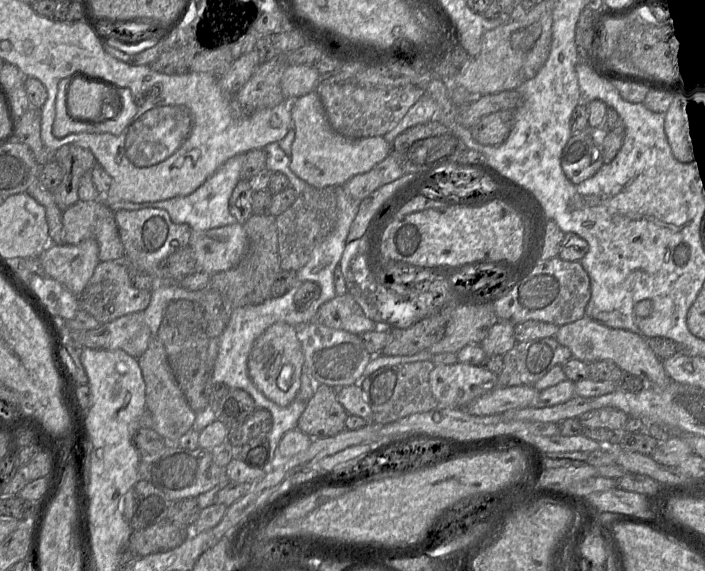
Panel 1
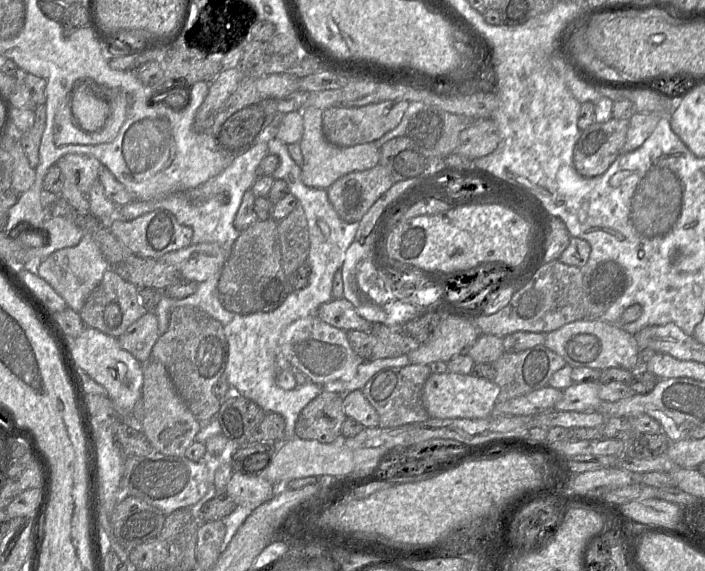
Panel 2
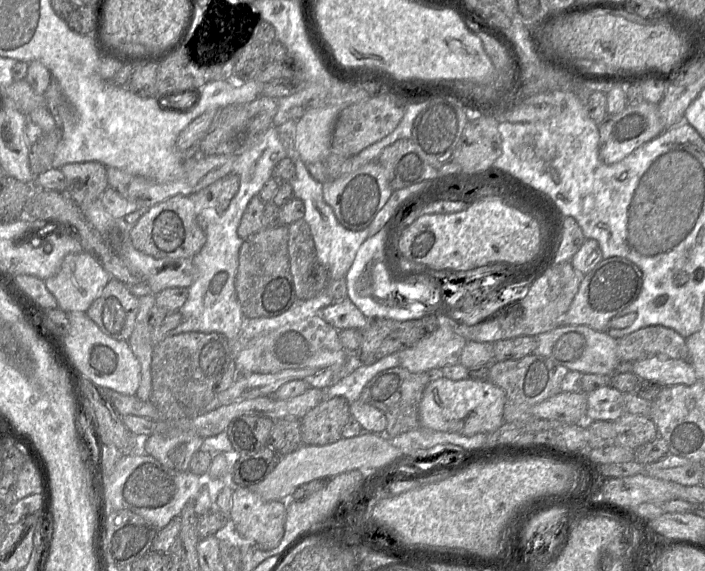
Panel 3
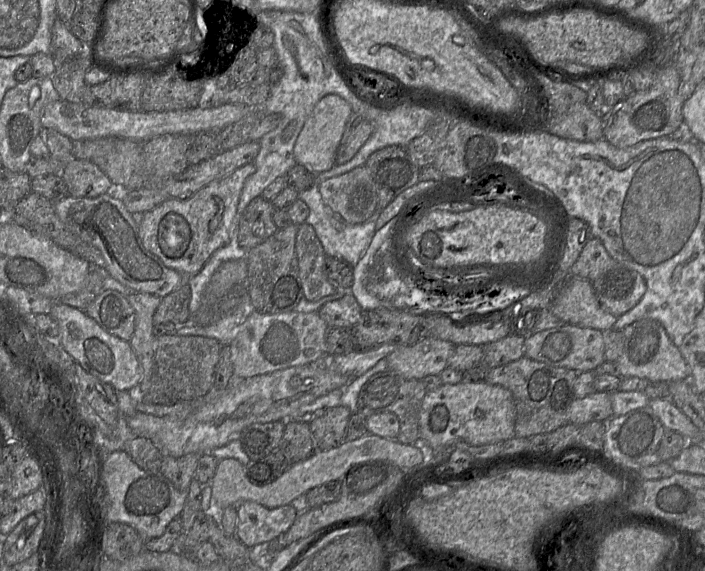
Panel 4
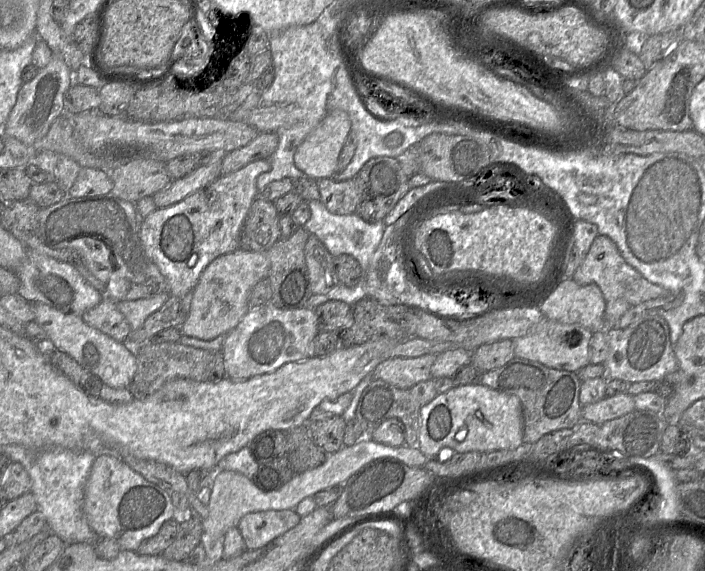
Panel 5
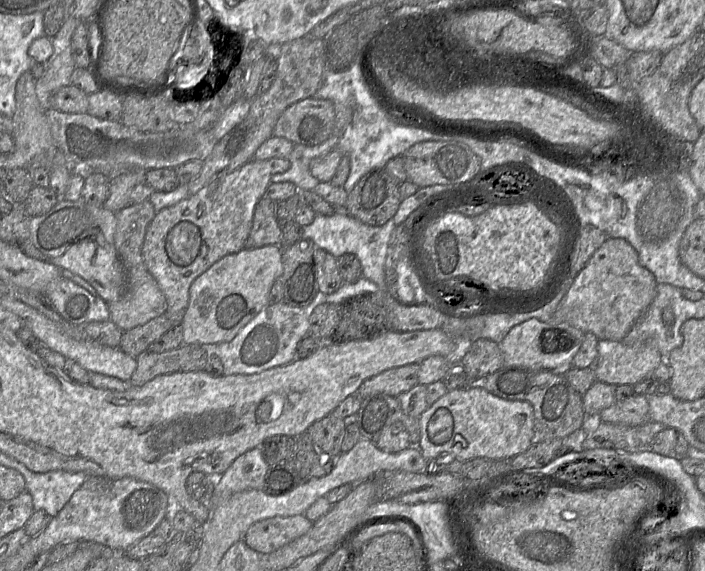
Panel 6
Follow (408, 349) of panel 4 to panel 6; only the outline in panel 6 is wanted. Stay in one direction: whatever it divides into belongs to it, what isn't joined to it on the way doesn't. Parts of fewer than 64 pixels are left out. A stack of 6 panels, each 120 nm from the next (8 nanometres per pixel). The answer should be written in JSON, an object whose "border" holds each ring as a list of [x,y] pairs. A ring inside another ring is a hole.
{"border":[[[407,364],[385,370],[366,379],[357,389],[356,394],[361,399],[378,394],[397,397],[419,384],[419,369],[420,364]]]}

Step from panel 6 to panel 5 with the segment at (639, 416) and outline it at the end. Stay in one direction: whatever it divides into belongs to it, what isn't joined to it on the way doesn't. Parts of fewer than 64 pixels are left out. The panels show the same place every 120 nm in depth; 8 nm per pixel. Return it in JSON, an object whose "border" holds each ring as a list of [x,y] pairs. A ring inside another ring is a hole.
{"border":[[[619,393],[595,403],[582,407],[582,421],[603,424],[606,421],[621,417],[635,409],[634,396]]]}

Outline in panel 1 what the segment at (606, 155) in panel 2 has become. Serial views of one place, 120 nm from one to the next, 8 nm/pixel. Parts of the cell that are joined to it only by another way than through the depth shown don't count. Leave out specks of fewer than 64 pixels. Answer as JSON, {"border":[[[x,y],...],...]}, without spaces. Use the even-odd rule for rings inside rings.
{"border":[[[587,126],[571,135],[561,155],[561,167],[570,182],[580,184],[602,167],[602,145],[607,134],[603,126]]]}

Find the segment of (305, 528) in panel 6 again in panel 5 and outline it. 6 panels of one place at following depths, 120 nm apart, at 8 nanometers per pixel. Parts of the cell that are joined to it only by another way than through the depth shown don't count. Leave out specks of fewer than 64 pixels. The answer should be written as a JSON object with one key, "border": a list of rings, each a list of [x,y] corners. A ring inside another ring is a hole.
{"border":[[[295,509],[251,512],[240,519],[238,529],[246,548],[255,550],[295,527],[300,520]]]}

